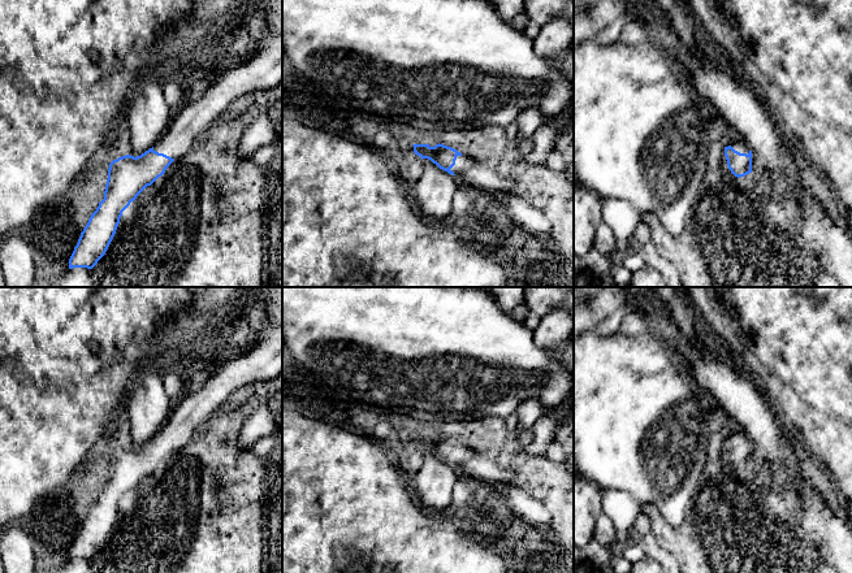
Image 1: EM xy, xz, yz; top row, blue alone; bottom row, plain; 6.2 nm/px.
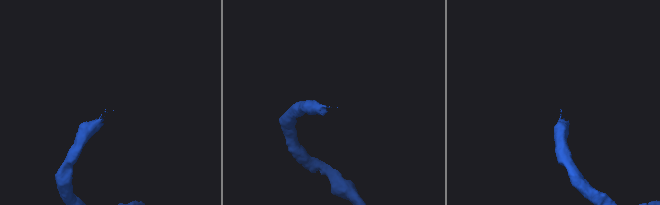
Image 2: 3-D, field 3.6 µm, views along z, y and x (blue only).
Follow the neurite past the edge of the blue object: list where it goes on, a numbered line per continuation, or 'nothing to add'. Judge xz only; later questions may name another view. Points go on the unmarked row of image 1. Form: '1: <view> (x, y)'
1: xz (462, 455)

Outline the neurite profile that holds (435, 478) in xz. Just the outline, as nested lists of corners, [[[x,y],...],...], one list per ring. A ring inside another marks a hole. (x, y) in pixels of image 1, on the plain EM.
[[[423,450],[412,469],[415,491],[421,504],[434,513],[453,511],[453,486],[460,476],[457,466],[440,460],[428,450]]]

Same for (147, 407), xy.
[[[147,366],[129,387],[122,407],[122,414],[130,422],[130,447],[140,447],[152,439],[166,422],[172,408],[163,378]]]

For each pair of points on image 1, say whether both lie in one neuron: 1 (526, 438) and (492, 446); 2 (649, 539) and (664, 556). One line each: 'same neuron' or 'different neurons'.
1: different neurons
2: same neuron

